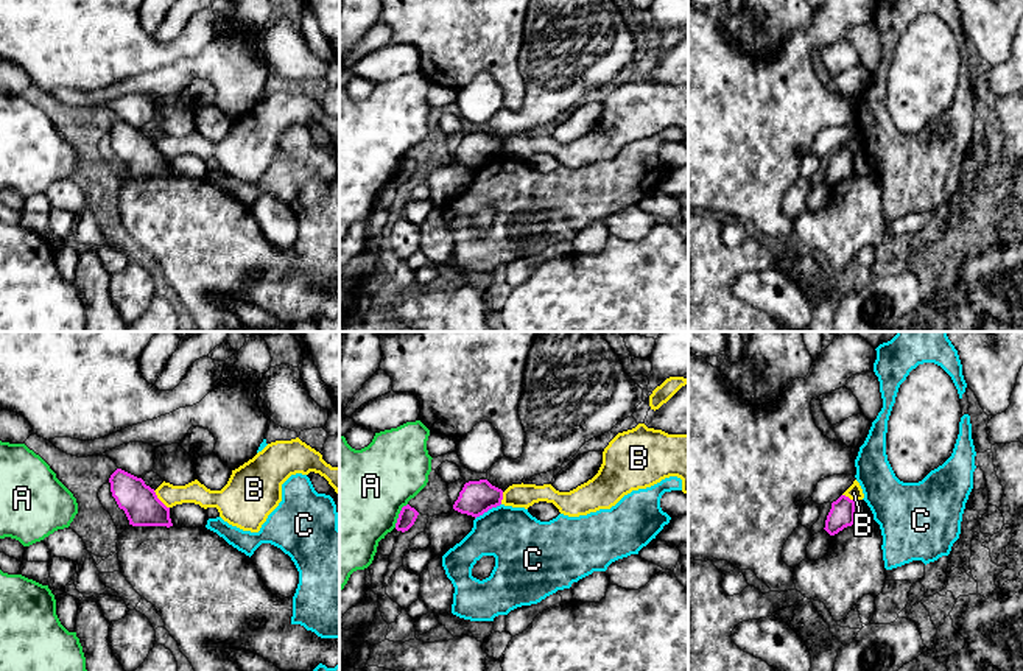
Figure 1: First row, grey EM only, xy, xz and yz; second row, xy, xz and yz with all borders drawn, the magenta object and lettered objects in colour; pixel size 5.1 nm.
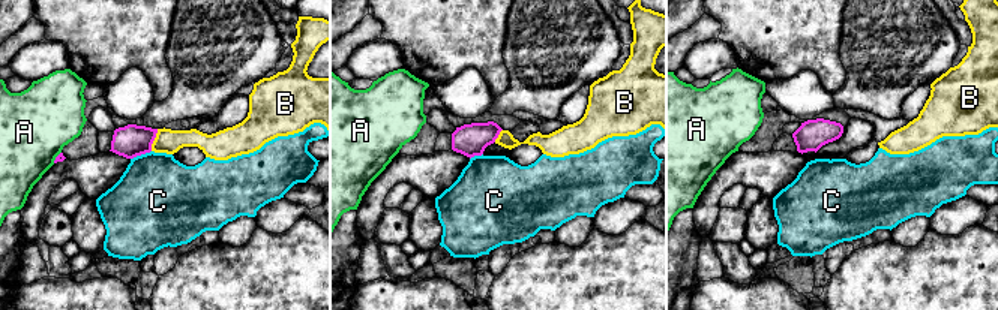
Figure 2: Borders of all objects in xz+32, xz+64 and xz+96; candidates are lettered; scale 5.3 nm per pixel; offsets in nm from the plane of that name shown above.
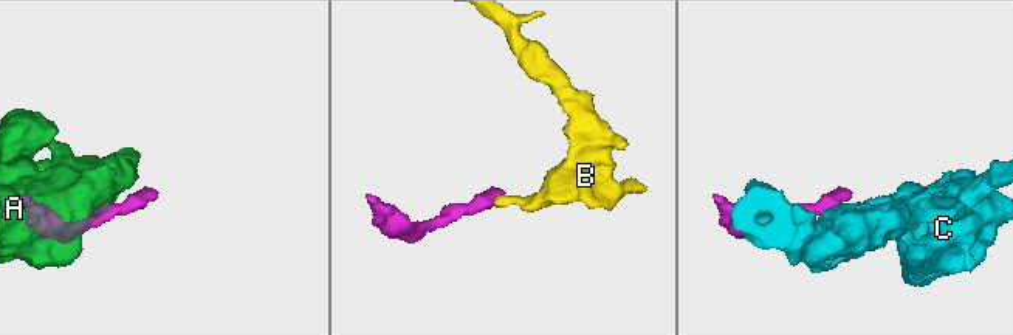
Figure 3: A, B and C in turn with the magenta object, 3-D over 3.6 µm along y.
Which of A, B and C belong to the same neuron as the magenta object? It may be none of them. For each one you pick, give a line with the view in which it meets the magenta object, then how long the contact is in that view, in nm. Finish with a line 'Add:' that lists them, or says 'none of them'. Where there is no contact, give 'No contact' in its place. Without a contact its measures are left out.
Add: none of them

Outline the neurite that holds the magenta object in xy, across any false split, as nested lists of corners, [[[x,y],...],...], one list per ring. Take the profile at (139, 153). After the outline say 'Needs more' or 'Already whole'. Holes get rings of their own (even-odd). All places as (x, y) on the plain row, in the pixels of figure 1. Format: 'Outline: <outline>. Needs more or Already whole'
Outline: [[[117,120],[111,129],[111,143],[120,160],[125,162],[132,177],[173,177],[170,159],[156,146],[154,140],[121,120]]]. Already whole

